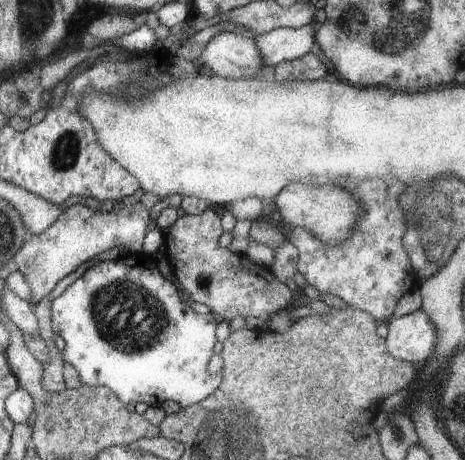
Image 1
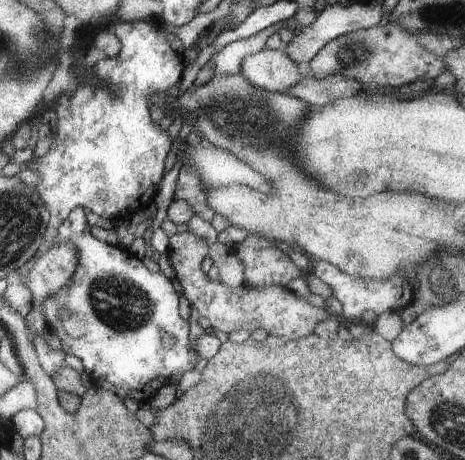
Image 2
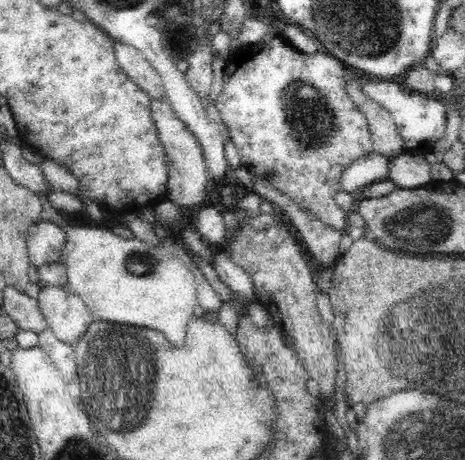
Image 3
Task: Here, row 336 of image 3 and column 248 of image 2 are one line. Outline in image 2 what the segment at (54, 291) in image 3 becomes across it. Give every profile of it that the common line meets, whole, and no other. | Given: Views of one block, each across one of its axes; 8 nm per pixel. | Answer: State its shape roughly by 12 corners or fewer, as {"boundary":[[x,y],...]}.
{"boundary":[[265,48],[241,62],[241,76],[273,94],[303,78],[285,52]]}

